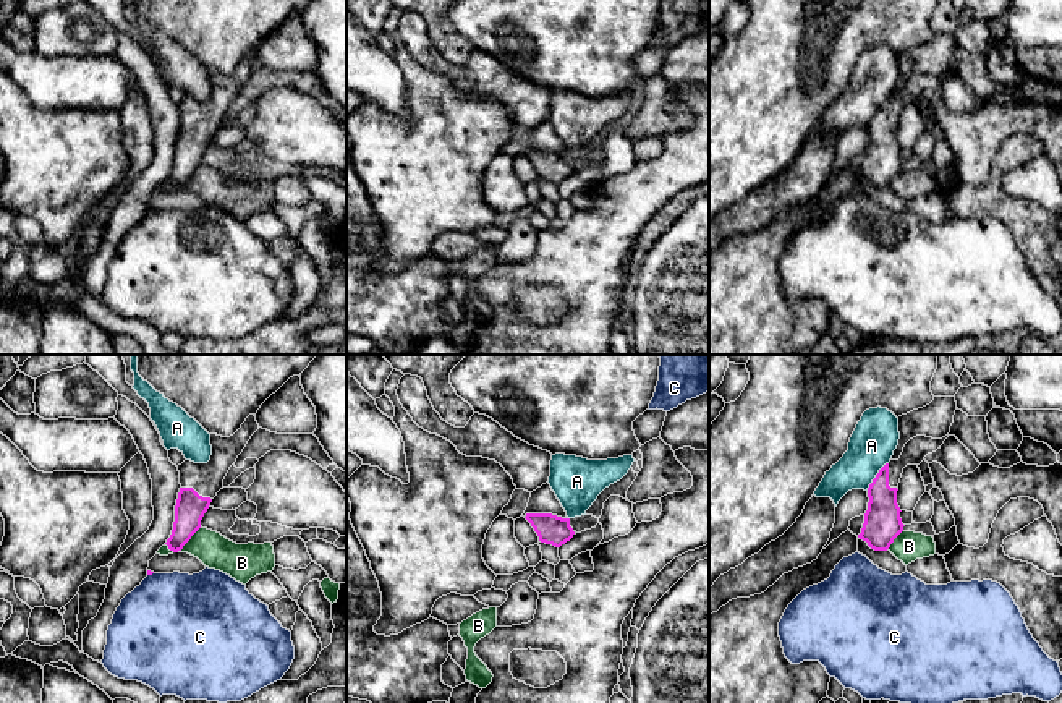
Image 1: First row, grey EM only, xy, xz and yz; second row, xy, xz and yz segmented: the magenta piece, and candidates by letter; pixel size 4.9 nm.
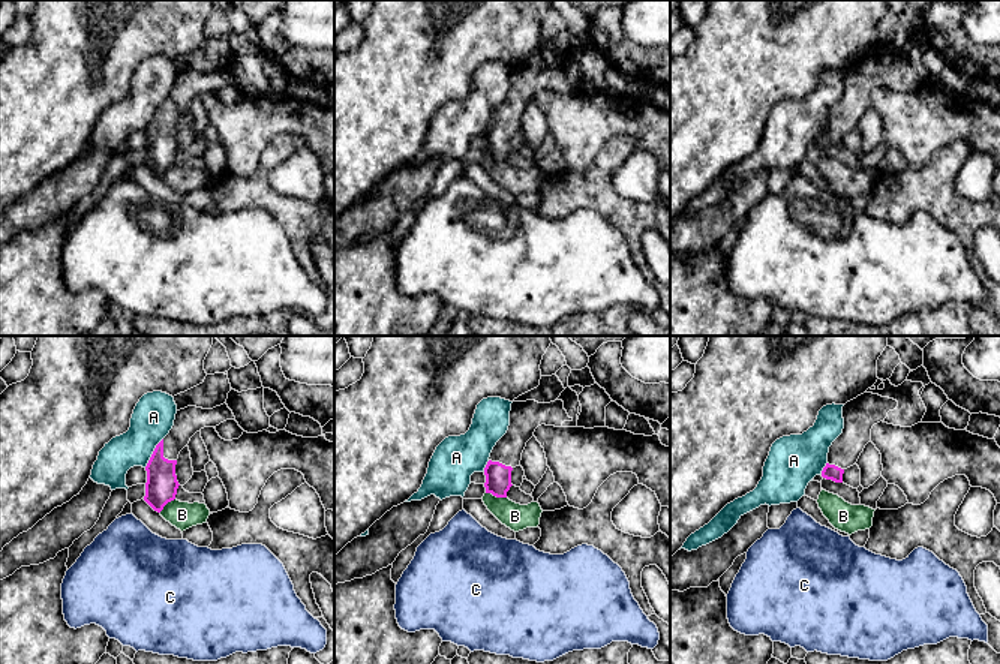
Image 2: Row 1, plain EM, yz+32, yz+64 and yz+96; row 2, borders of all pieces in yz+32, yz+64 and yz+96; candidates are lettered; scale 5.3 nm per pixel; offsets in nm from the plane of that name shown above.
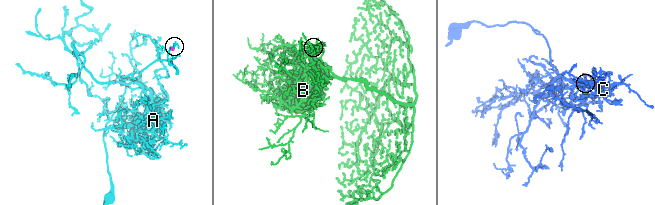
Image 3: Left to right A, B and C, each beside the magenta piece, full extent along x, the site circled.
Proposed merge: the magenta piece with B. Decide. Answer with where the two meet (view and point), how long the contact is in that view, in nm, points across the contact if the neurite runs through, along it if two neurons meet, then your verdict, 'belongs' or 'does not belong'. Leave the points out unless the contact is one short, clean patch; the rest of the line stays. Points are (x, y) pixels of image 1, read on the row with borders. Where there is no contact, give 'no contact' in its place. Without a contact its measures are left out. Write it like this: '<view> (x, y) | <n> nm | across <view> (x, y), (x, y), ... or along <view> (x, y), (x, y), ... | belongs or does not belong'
xy (190, 538) | 180 nm | along xy (201, 527), (177, 551) | does not belong

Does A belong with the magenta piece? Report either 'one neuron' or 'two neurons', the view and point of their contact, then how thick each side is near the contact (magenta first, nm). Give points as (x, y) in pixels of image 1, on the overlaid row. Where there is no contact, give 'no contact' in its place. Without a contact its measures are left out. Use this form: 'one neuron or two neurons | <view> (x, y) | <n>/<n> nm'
two neurons | yz (876, 477) | 190/220 nm

